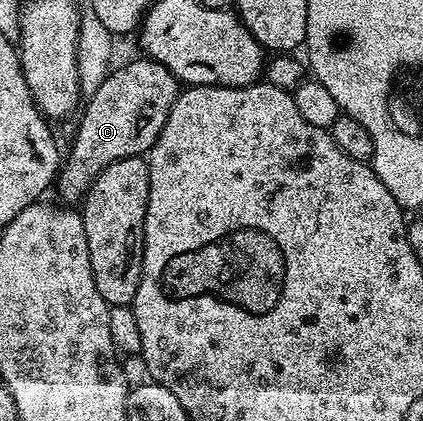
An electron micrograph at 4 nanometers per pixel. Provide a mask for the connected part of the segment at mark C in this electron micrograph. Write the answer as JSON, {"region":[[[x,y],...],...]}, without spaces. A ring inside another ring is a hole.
{"region":[[[137,56],[134,62],[125,62],[121,67],[110,69],[109,75],[95,88],[95,92],[88,95],[83,109],[80,111],[81,118],[76,119],[77,131],[75,140],[67,151],[67,157],[60,163],[60,173],[56,177],[55,191],[65,204],[77,204],[84,199],[89,191],[89,186],[107,168],[107,164],[115,164],[115,160],[124,158],[139,158],[148,155],[149,149],[155,144],[163,124],[167,124],[167,116],[175,104],[179,93],[177,77],[163,64],[159,64],[148,56]]]}

